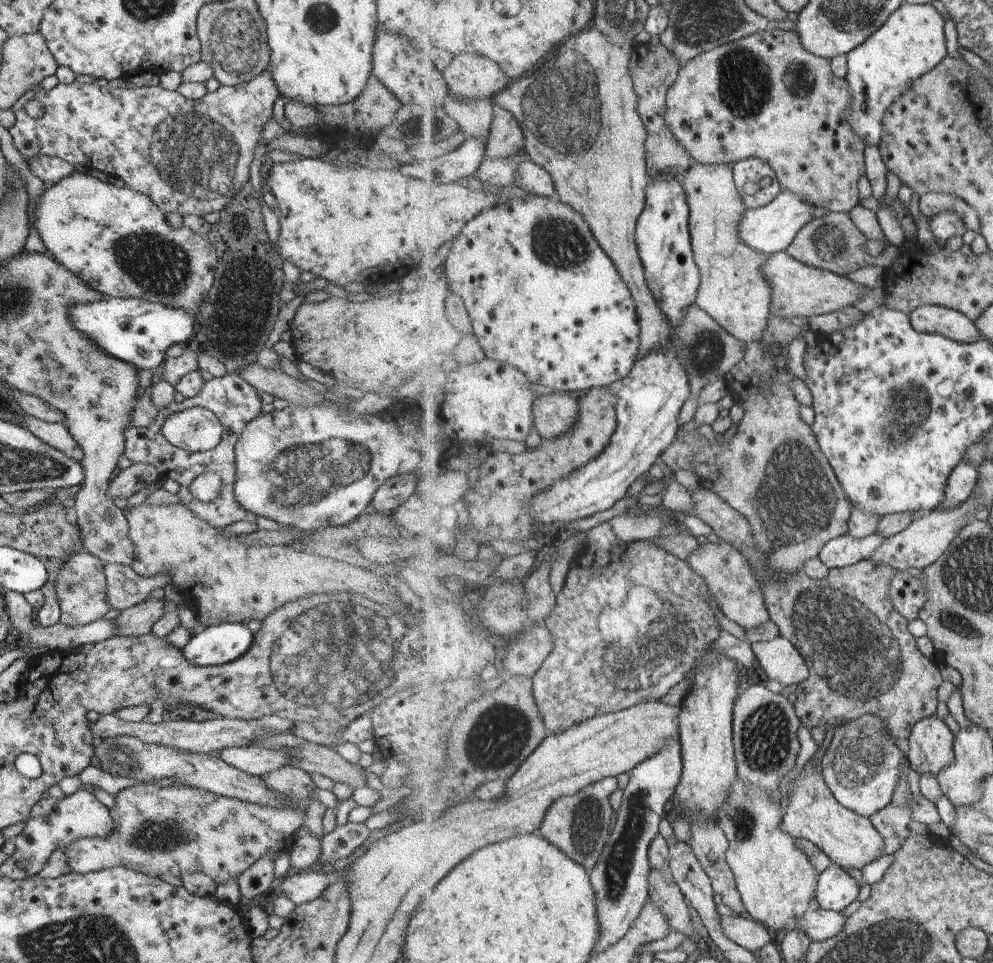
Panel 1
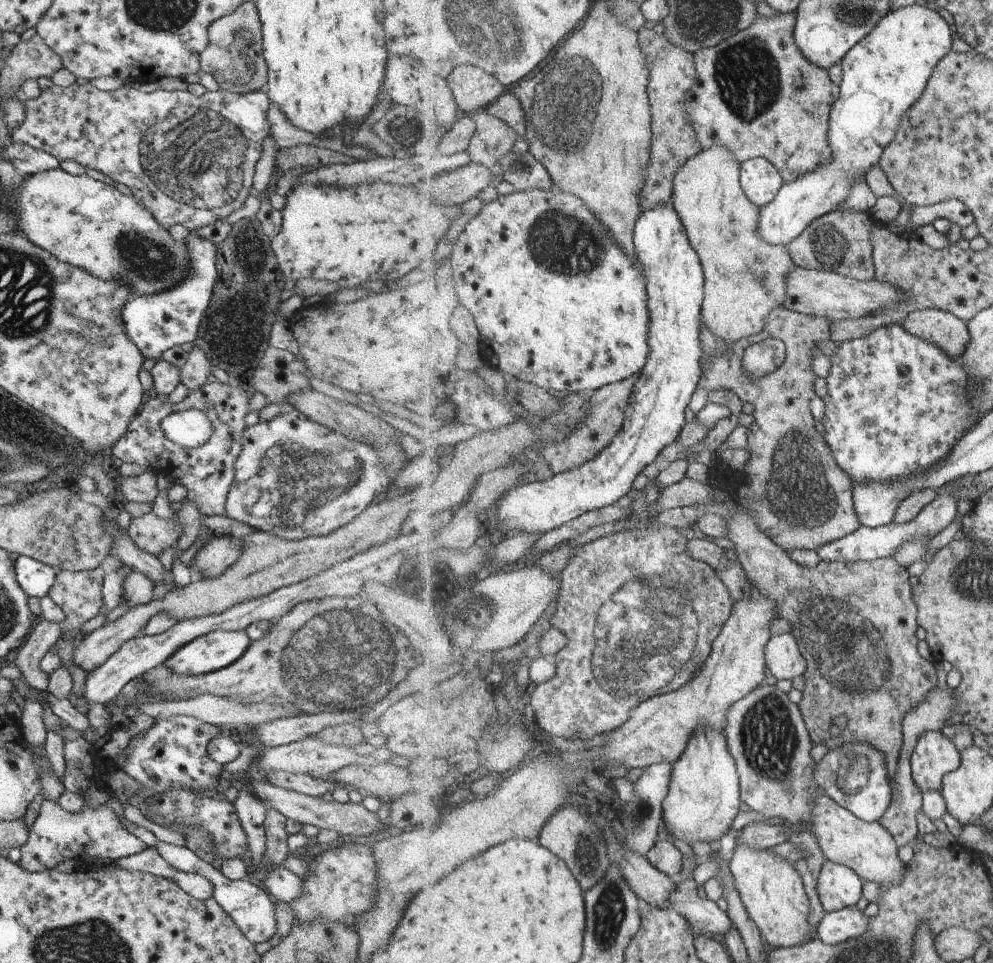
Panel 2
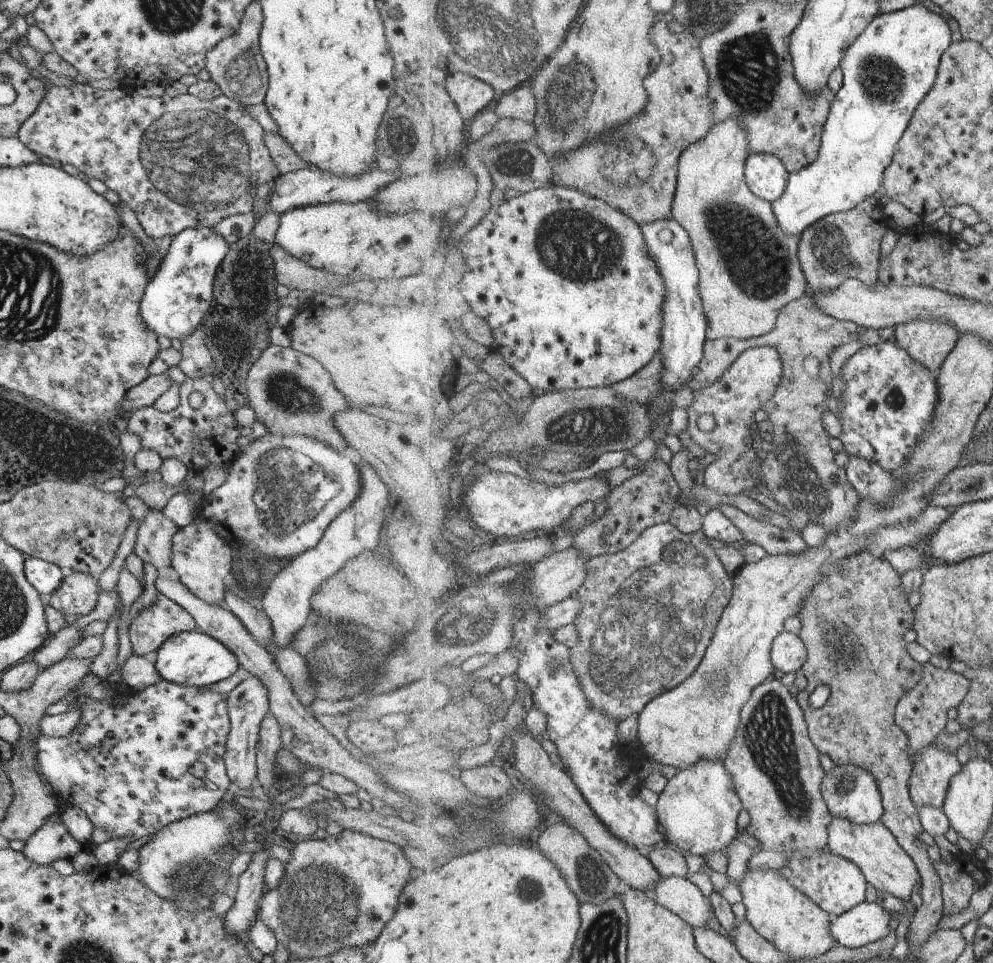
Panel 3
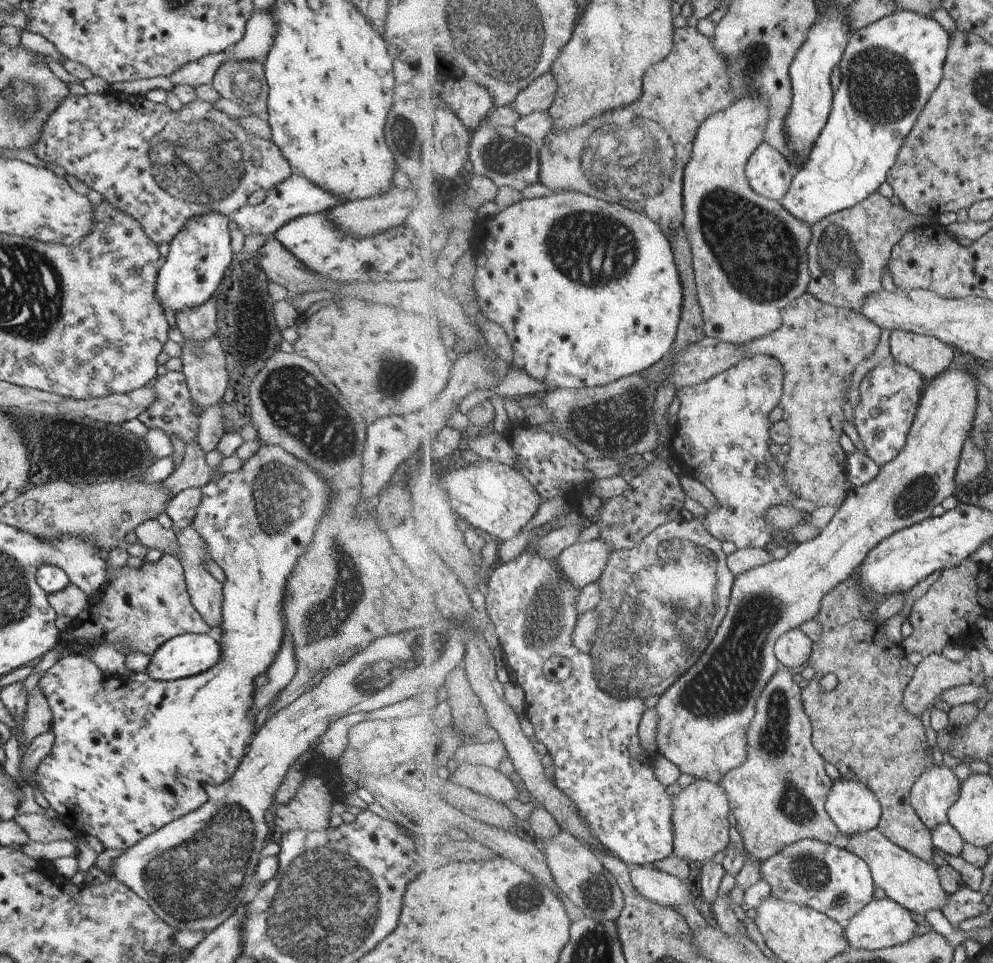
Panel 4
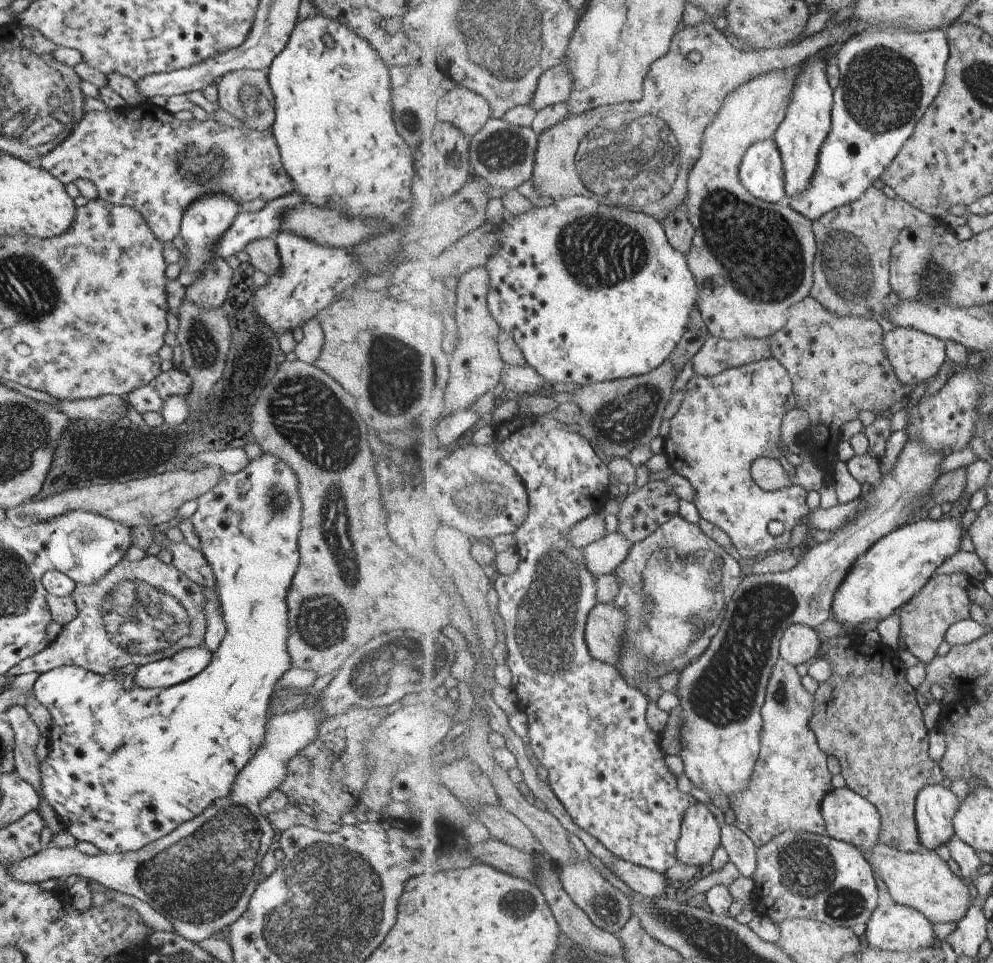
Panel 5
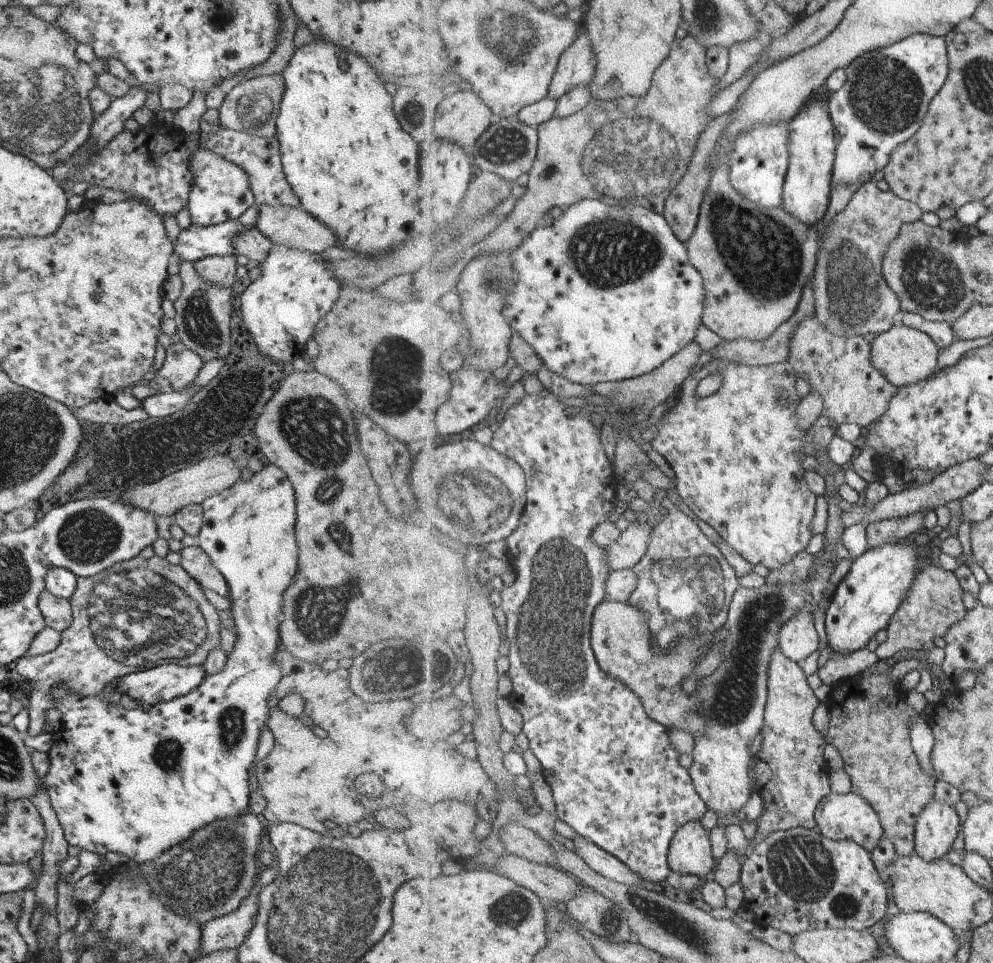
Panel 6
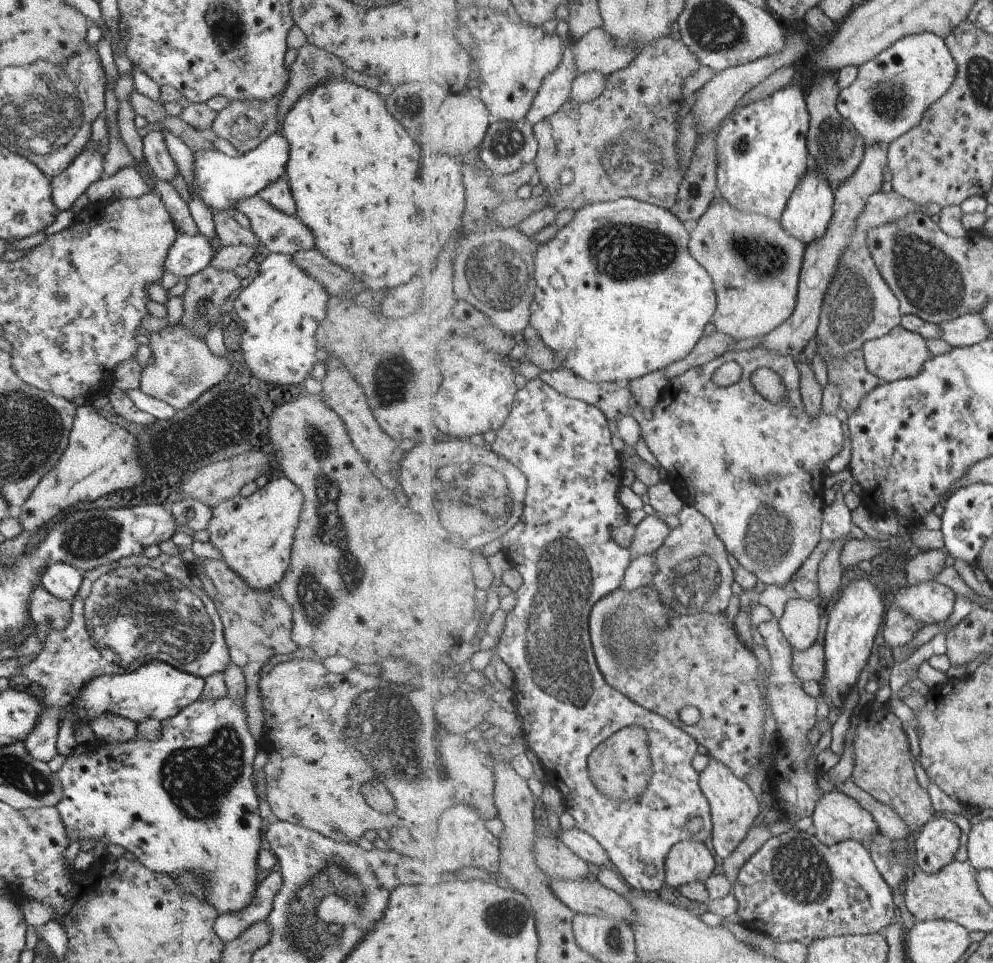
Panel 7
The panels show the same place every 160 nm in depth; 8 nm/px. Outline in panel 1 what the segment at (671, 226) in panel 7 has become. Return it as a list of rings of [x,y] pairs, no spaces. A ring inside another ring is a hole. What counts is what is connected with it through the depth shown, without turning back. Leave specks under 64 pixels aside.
[[[525,193],[523,197],[513,197],[506,203],[499,203],[493,208],[480,212],[463,227],[462,233],[453,240],[445,257],[448,289],[456,300],[467,307],[472,318],[472,330],[480,342],[486,357],[514,366],[524,372],[533,385],[548,386],[553,391],[575,395],[589,388],[609,387],[614,382],[631,374],[633,367],[642,358],[640,356],[640,316],[630,288],[618,271],[615,261],[605,252],[602,244],[595,238],[590,224],[583,215],[571,205],[554,196],[542,197]]]

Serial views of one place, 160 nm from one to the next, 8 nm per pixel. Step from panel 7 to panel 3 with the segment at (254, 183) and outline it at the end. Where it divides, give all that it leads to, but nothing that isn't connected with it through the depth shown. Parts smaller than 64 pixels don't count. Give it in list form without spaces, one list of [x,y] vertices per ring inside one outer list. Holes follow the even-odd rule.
[[[212,227],[188,228],[172,236],[157,270],[148,277],[139,303],[140,318],[155,336],[181,340],[199,326],[213,298],[211,283],[217,267],[228,250],[228,244]]]

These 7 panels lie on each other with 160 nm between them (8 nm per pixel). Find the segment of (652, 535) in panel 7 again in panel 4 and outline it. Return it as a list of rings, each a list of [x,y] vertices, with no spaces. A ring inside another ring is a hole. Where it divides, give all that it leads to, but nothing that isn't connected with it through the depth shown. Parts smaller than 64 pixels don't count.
[[[593,539],[567,547],[557,558],[568,581],[578,589],[597,583],[615,550],[604,540]]]

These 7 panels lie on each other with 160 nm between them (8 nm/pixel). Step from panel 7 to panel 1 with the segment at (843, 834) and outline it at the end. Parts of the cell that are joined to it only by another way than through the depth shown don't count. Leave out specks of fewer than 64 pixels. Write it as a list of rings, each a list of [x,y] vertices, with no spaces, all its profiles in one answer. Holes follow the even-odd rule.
[[[867,714],[861,720],[855,720],[854,724],[845,723],[837,730],[833,746],[823,758],[822,773],[836,799],[845,808],[871,818],[891,804],[907,768],[911,768],[909,760],[897,748],[895,738],[889,730],[879,731],[875,720],[871,720],[871,714]]]

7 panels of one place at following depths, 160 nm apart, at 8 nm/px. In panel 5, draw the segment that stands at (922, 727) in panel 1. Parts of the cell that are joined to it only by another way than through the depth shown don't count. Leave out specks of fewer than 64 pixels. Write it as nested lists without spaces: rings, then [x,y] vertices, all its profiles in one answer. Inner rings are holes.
[[[942,784],[927,785],[916,800],[916,819],[925,848],[934,851],[947,845],[956,834],[954,818],[962,803]]]

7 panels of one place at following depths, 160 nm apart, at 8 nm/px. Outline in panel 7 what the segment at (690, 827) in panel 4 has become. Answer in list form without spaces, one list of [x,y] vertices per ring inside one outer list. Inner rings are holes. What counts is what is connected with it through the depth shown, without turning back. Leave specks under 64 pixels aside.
[[[697,839],[677,843],[666,858],[666,883],[679,888],[682,884],[705,884],[710,876],[720,870],[720,859]]]

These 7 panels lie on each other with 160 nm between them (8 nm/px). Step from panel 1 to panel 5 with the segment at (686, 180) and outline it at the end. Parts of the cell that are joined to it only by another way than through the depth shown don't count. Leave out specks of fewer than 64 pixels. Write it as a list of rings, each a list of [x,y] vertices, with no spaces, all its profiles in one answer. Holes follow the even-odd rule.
[[[799,66],[773,69],[757,75],[731,93],[715,120],[707,127],[701,158],[690,172],[687,204],[691,222],[696,226],[696,235],[687,258],[698,283],[697,307],[710,334],[715,337],[773,337],[788,323],[794,304],[810,295],[814,283],[814,262],[818,254],[814,222],[799,214],[786,201],[770,203],[756,197],[740,179],[746,152],[755,143],[773,138],[786,119],[799,74]]]

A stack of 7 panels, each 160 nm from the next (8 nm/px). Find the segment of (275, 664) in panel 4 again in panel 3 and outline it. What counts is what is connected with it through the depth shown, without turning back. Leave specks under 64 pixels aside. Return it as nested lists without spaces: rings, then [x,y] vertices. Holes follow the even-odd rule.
[[[356,457],[355,460],[360,487],[353,502],[335,515],[335,518],[325,527],[320,541],[313,548],[296,556],[276,572],[259,600],[258,606],[271,625],[270,642],[277,648],[291,648],[296,632],[309,620],[311,616],[309,597],[313,589],[327,577],[333,576],[350,558],[361,554],[365,549],[373,550],[377,546],[381,521],[393,504],[394,498],[369,464]],[[252,676],[237,684],[227,693],[226,709],[230,729],[222,759],[230,782],[239,788],[250,789],[256,784],[256,752],[258,749],[255,746],[257,746],[261,719],[269,710],[266,692],[267,689],[261,679]]]

